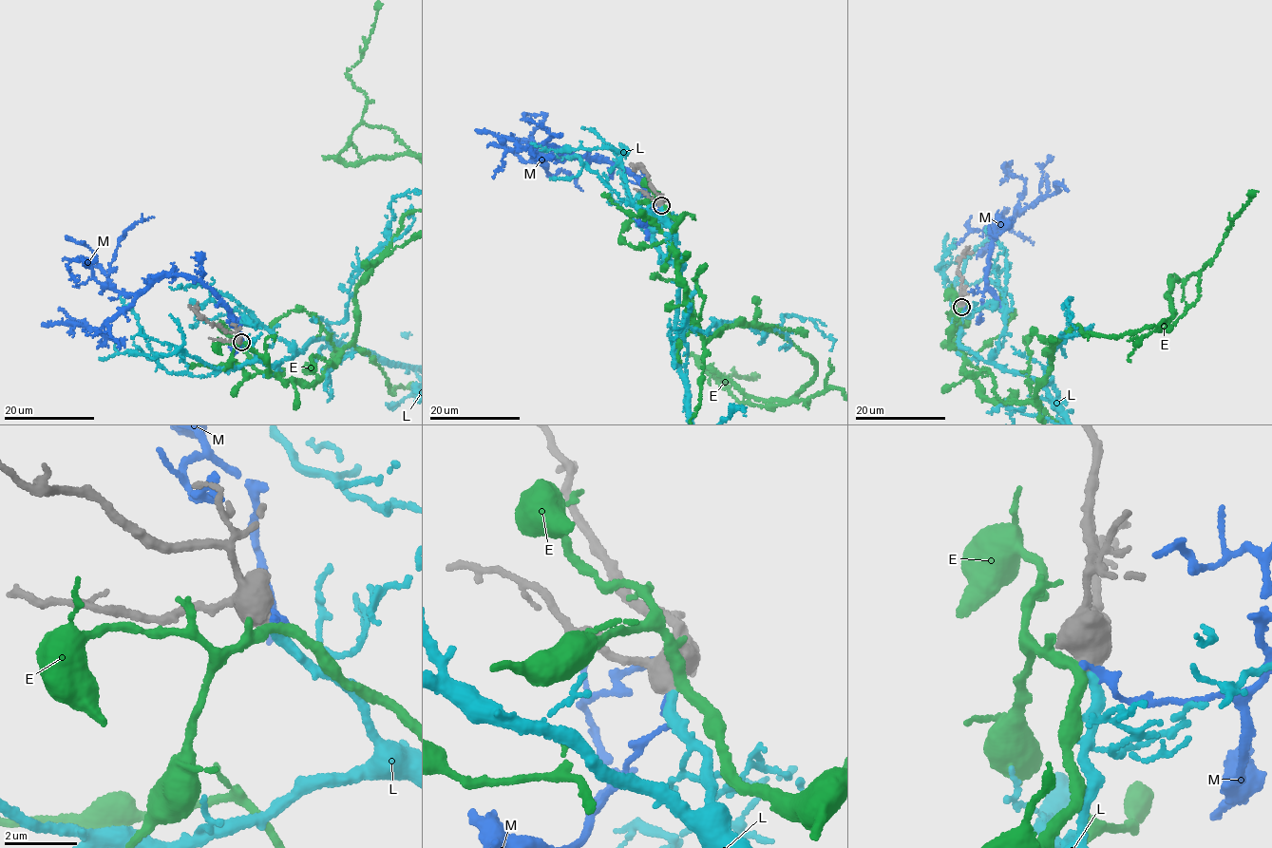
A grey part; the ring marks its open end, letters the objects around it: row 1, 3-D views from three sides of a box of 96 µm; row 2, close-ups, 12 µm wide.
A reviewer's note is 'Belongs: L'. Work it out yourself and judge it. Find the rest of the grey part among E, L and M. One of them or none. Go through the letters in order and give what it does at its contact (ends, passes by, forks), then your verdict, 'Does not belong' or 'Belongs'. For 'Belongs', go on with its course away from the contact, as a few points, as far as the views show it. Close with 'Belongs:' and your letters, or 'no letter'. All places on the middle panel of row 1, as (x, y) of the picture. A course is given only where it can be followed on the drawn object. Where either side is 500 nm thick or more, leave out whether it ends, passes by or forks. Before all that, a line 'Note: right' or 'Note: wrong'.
Note: right
E: Does not belong
L: It ends there. Belongs
M: Does not belong
Belongs: L

